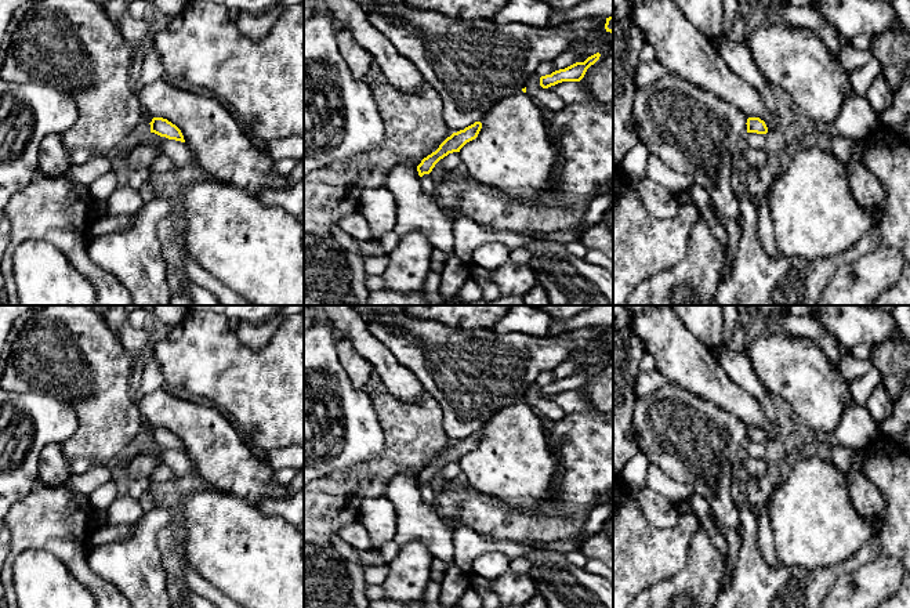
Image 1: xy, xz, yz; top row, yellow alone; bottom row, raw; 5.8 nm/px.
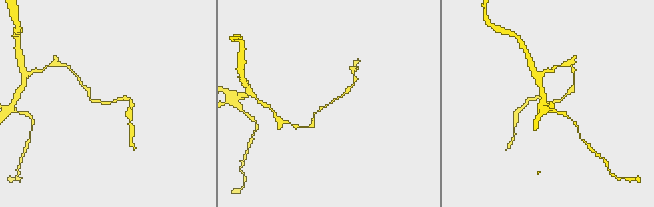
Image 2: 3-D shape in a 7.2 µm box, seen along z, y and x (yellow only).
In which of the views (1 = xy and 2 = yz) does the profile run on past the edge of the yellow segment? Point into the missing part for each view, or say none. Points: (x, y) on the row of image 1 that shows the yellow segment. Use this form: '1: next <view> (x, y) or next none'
1: next none
2: next none

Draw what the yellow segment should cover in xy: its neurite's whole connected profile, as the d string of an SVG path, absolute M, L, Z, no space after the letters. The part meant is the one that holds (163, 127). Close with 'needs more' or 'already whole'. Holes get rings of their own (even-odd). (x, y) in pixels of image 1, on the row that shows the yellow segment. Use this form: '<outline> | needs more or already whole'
M153 117L149 124L151 124L151 133L155 133L160 137L166 137L168 140L185 142L181 130L167 119Z | already whole

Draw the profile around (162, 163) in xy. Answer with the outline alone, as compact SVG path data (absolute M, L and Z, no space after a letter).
M159 155L148 170L151 173L157 174L157 173L174 171L178 169L167 156Z

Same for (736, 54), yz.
M722 37L718 43L718 51L729 69L751 84L762 97L765 109L782 124L771 83L757 69L750 48L744 41L733 41Z

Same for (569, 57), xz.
M568 48L559 57L554 59L554 69L565 69L577 62L580 53L577 50Z

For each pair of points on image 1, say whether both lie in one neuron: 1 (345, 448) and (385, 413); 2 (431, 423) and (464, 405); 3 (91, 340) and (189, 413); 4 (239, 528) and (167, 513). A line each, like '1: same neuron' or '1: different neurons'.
1: different neurons
2: different neurons
3: different neurons
4: different neurons

